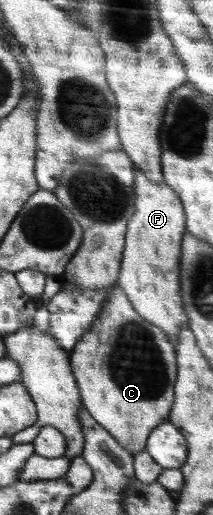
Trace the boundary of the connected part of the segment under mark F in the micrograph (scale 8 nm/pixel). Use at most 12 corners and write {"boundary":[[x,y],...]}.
{"boundary":[[134,166],[116,285],[176,345],[184,203]]}

